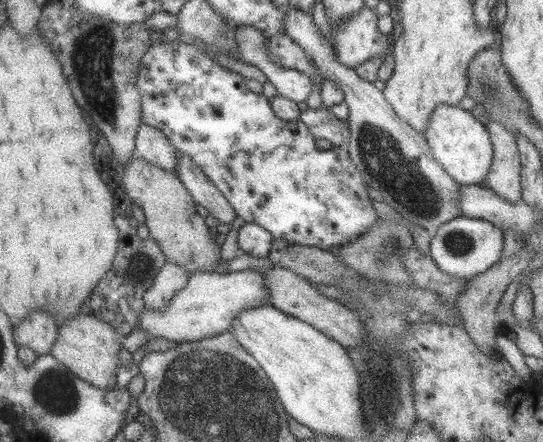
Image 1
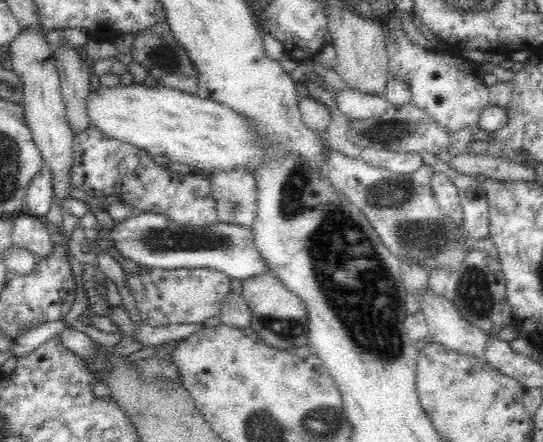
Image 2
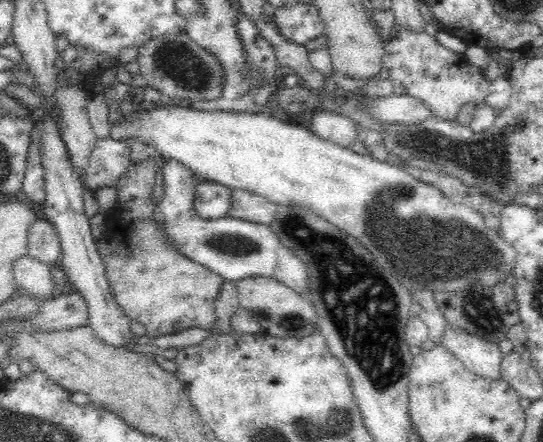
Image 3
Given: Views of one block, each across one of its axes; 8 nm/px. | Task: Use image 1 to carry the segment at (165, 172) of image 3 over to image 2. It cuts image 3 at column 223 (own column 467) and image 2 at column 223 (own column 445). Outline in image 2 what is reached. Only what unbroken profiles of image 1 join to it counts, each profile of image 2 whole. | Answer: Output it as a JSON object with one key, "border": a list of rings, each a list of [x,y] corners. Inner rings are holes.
{"border":[[[142,212],[116,222],[111,238],[116,241],[124,259],[130,258],[138,264],[154,269],[212,268],[224,273],[231,280],[242,281],[272,272],[268,261],[254,243],[252,227],[240,224],[192,226],[178,224],[168,216],[156,212]]]}

